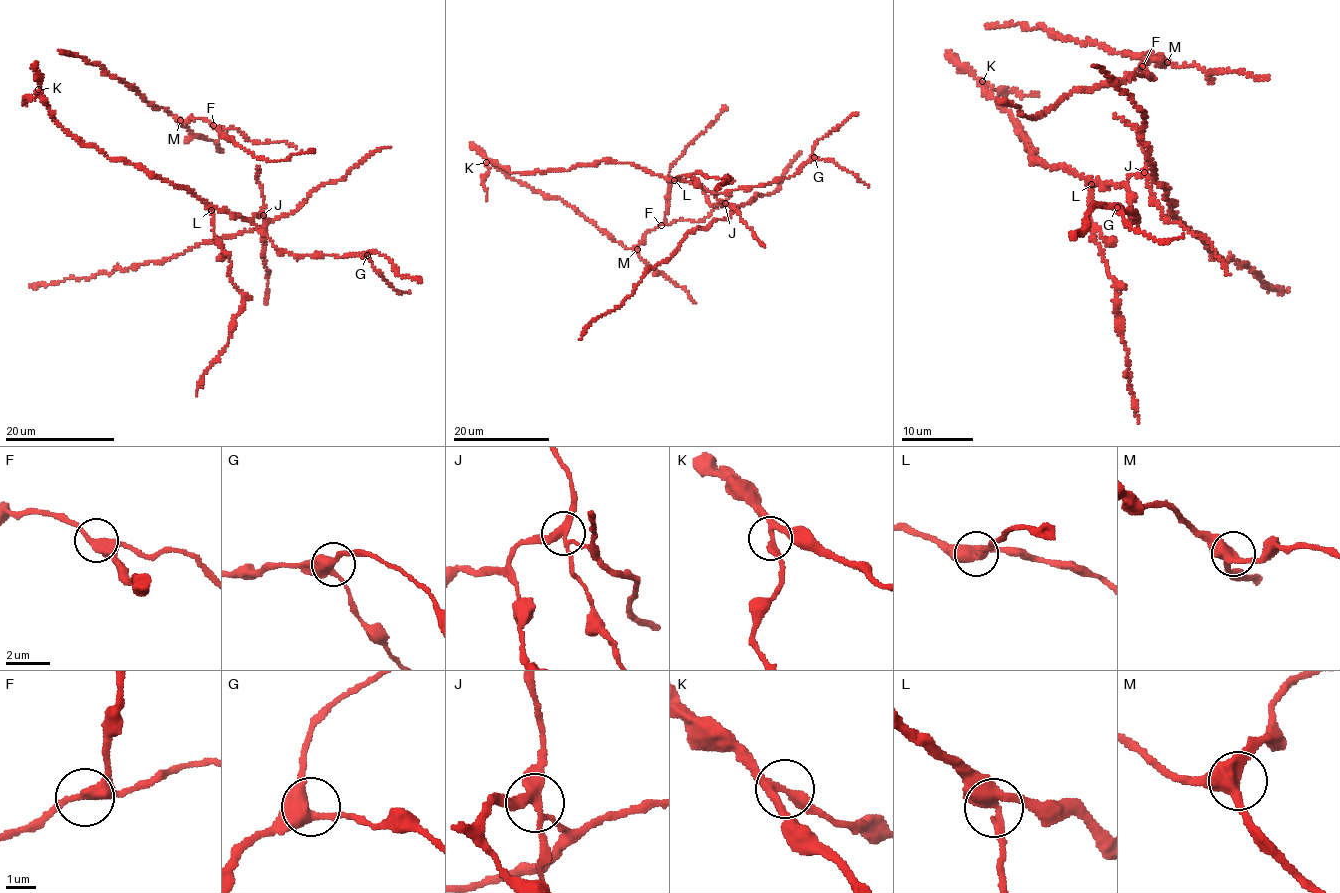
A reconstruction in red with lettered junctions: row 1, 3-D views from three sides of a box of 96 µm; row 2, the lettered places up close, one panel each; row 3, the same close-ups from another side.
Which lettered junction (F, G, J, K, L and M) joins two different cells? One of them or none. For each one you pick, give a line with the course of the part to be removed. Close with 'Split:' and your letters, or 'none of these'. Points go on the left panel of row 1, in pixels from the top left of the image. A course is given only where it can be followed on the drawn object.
J: (263, 215), (267, 223), (256, 230), (206, 241), (162, 261), (30, 285)
Split: J

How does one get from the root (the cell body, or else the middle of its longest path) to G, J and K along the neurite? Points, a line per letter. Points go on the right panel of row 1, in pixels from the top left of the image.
G: (1019, 136), (1043, 164), (1124, 185), (1138, 218), (1117, 207)
J: (1019, 136), (1033, 147), (1033, 158), (1092, 181), (1120, 184), (1144, 172)
K: (1019, 136), (1011, 113), (987, 94), (982, 81)

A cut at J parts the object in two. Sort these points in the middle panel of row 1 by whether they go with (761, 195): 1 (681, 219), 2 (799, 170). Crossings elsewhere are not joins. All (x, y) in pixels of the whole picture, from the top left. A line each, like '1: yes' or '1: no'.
1: no
2: no

